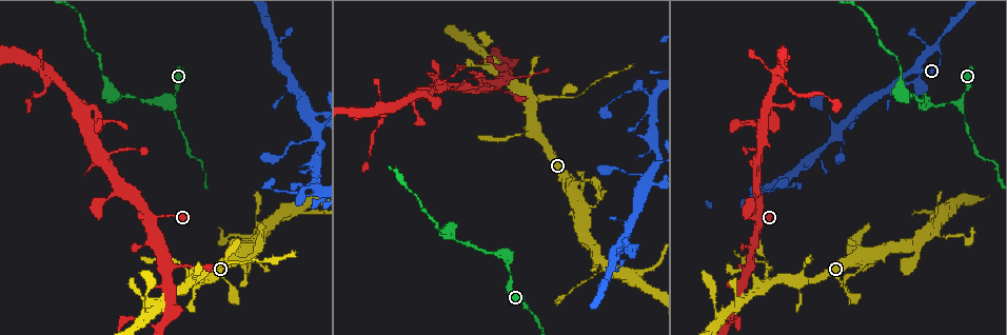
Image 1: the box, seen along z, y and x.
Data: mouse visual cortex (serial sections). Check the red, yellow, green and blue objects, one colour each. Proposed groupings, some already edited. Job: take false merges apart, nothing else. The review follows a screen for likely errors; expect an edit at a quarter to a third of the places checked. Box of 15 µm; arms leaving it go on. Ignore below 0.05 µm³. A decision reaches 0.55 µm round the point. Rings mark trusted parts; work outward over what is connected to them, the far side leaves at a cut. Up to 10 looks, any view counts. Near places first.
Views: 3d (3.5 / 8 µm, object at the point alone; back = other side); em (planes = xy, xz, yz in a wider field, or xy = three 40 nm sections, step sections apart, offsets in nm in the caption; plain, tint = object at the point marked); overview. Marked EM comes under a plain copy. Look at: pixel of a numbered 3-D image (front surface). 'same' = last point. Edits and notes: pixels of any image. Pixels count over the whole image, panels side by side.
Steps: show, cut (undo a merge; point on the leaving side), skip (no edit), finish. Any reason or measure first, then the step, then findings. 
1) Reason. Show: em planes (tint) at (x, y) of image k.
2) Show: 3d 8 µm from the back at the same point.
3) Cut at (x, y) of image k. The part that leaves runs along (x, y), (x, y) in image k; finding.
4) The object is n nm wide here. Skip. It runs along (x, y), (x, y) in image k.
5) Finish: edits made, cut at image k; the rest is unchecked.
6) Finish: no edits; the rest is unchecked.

Two arms in line, one across. Show: 3d 3.5 µm at (225, 263) of image 1.

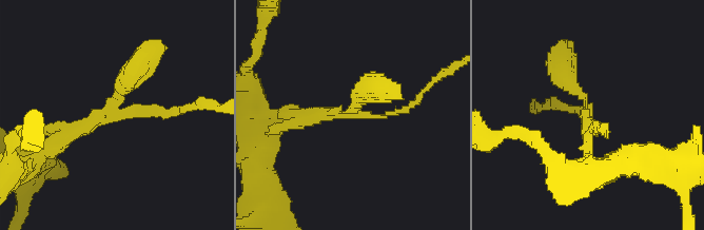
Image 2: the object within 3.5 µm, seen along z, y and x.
3 arms meet here; the arms are 100, 150, 350 nm wide. Show: em planes (tint) at (350, 116) of image 2.

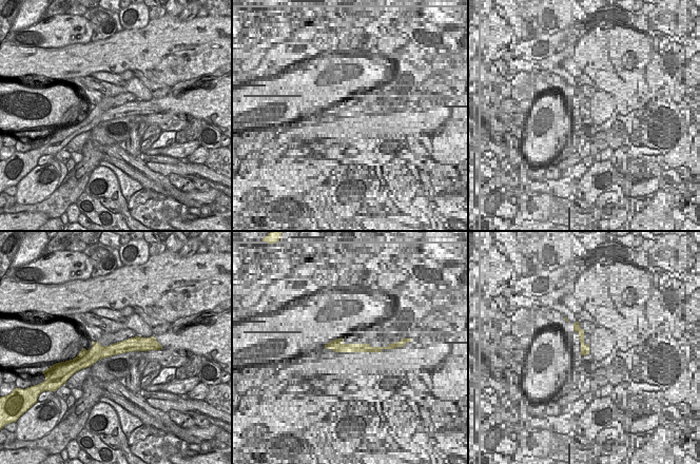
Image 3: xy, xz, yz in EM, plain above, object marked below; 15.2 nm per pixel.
Skip. It runs along (52, 150), (114, 117), (139, 62) in image 2; all the same cell.

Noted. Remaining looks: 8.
A narrow waist. Show: 3d 3.5 µm at (439, 77) of image 1.

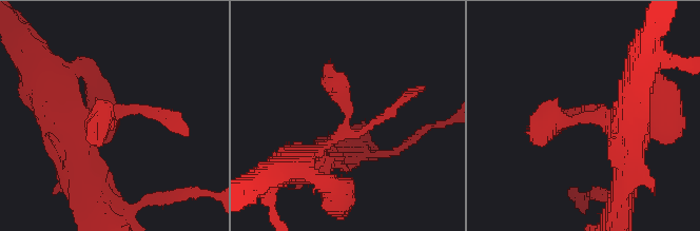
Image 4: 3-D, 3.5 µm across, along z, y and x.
Show: em xy step 1 (tint) at (111, 119) of image 4.

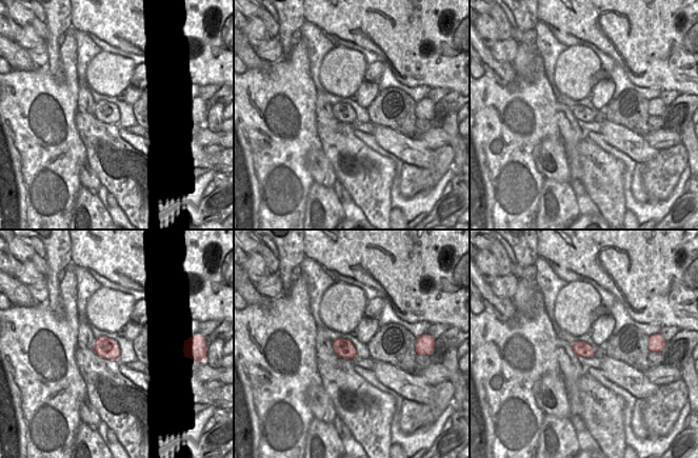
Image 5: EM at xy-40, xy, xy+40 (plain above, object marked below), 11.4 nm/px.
Skip. It runs along (307, 161), (349, 116), (332, 64) in image 4; all the same cell.

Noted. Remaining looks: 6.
A fork. Show: 3d 3.5 µm from the back at (957, 102) of image 1.

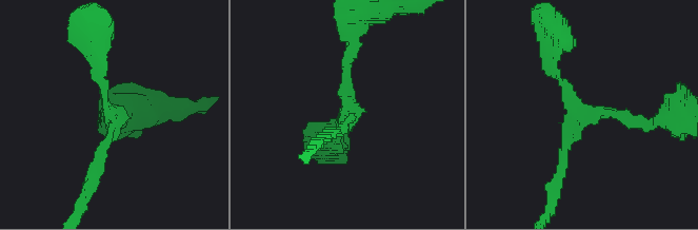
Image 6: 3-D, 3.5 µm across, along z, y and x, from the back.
Show: em xy step 3 (tint) at (348, 113) of image 6.

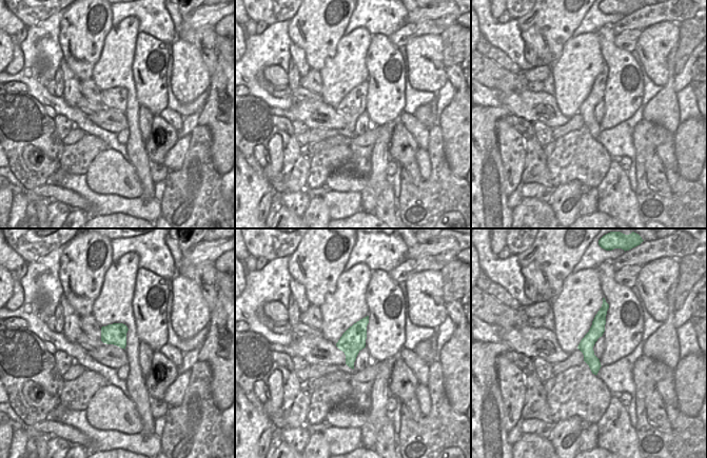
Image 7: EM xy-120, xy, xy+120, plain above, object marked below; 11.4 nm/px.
The object is 280 nm wide here. Skip. It runs along (605, 305), (589, 340), (594, 371) in image 7; all the same cell.

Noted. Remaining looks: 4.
Abrupt turn. Show: 3d 3.5 µm at (111, 94) of image 1.

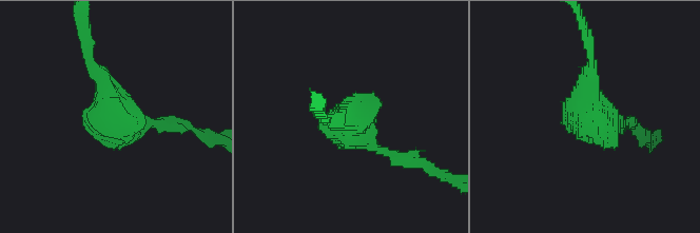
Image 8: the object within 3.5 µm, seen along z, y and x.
Show: em xy step 1 (tint) at (352, 125) of image 8.

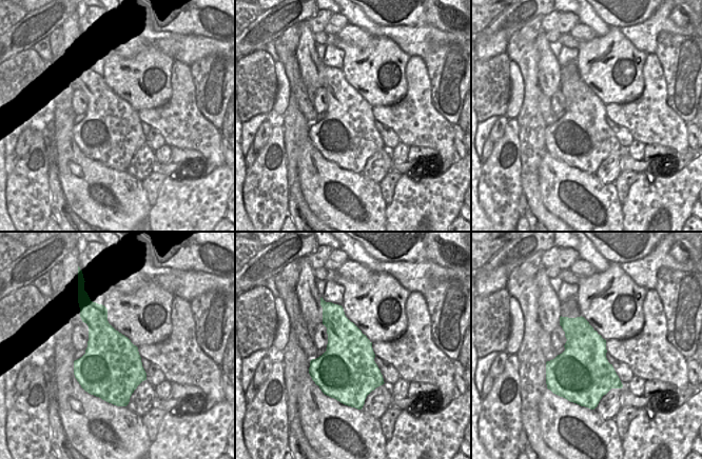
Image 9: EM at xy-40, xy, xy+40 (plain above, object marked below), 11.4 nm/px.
Skip. It runs along (171, 121), (119, 124), (88, 56) in image 8; continuous, no second cell.

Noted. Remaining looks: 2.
Finish: no edits; the rest is unchecked.

